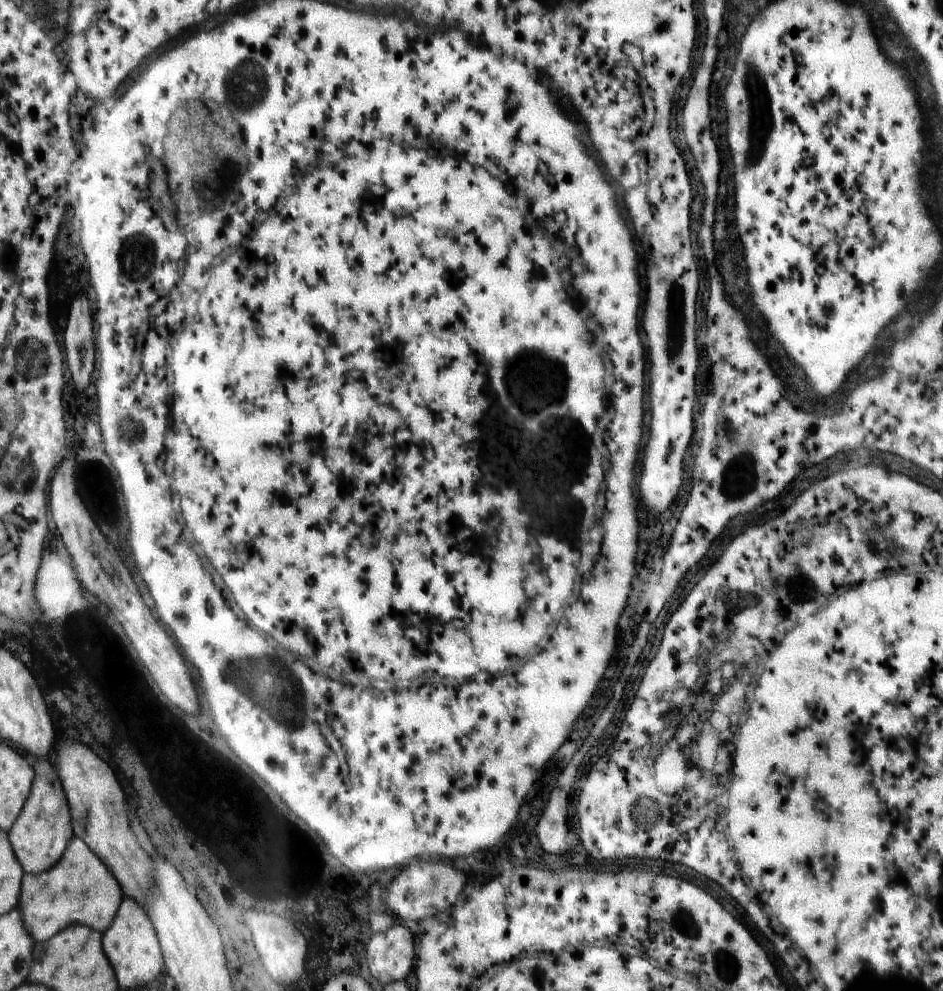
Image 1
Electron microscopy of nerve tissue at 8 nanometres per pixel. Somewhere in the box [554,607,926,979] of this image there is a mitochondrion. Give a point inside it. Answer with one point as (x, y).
(705, 743)

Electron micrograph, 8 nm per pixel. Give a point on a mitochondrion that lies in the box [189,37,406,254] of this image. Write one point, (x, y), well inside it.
(236, 101)

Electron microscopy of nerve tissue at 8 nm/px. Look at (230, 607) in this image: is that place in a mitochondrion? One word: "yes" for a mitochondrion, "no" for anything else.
no

